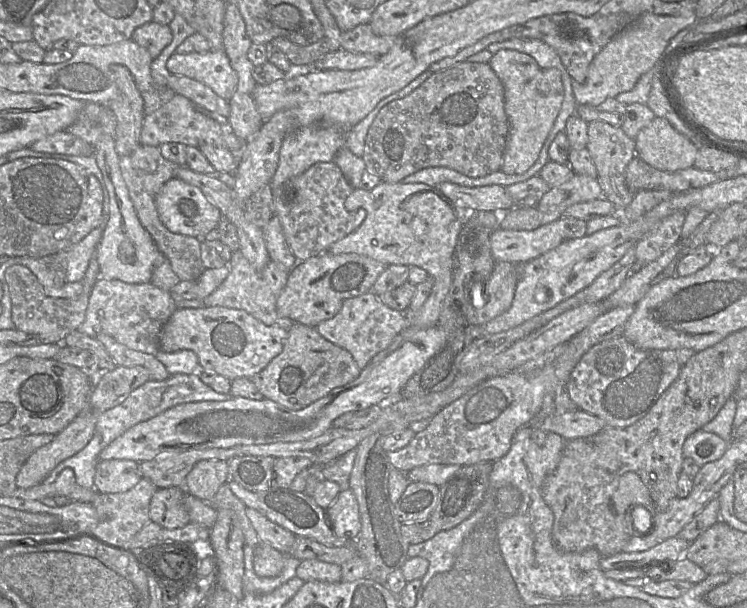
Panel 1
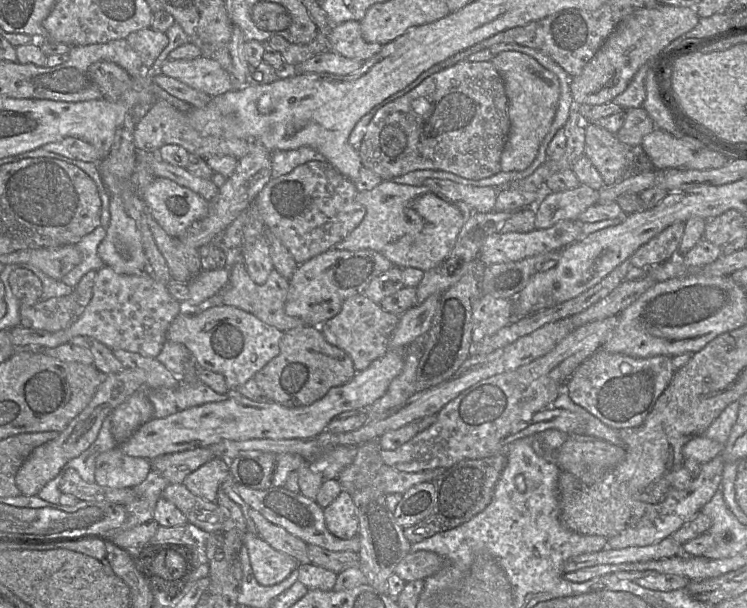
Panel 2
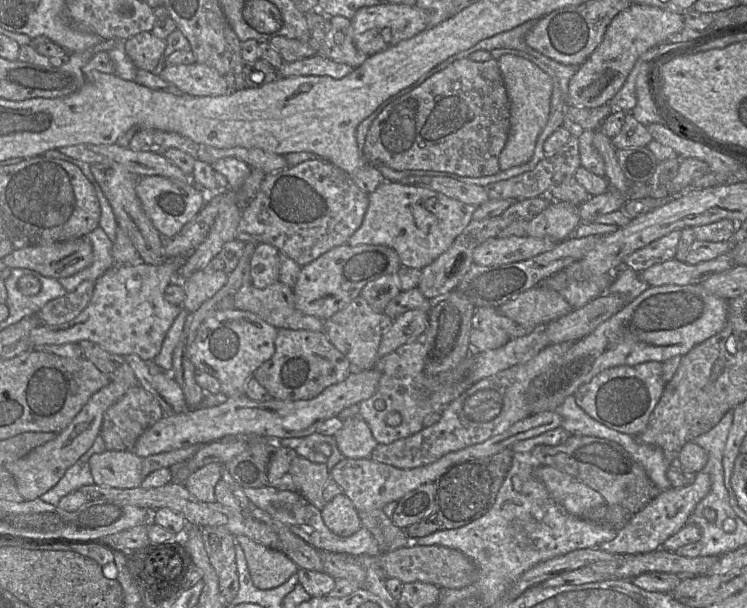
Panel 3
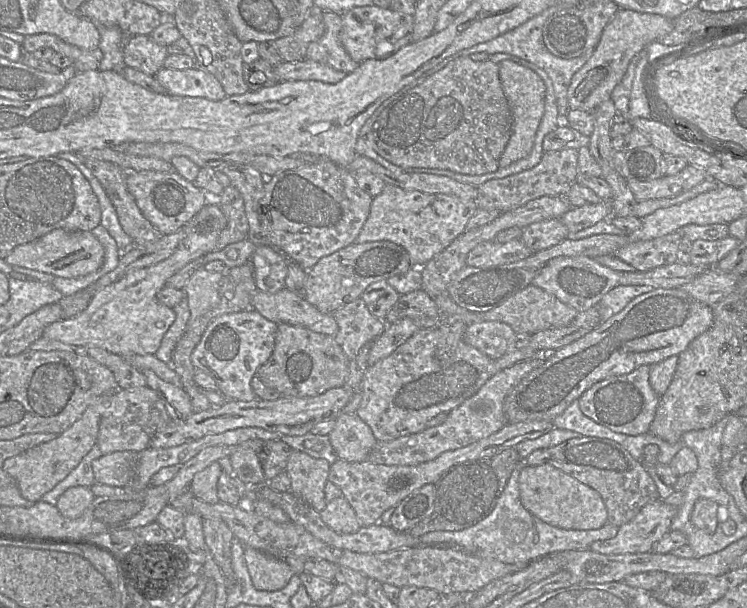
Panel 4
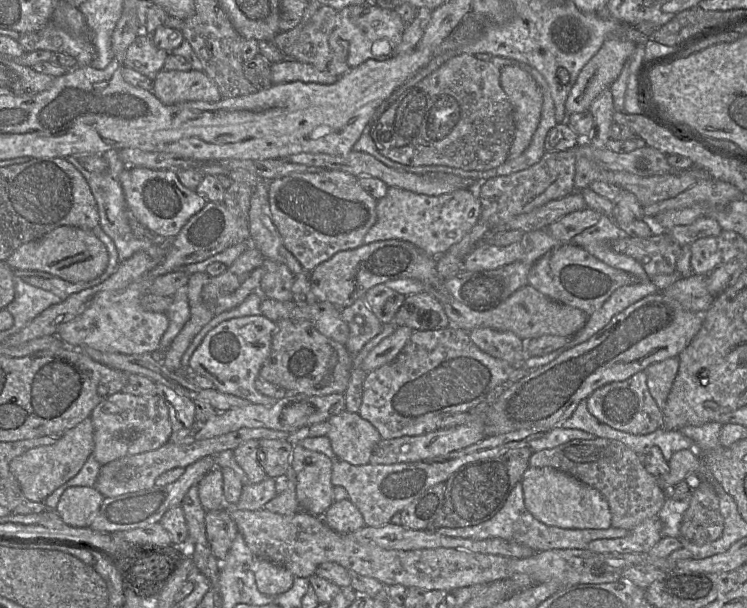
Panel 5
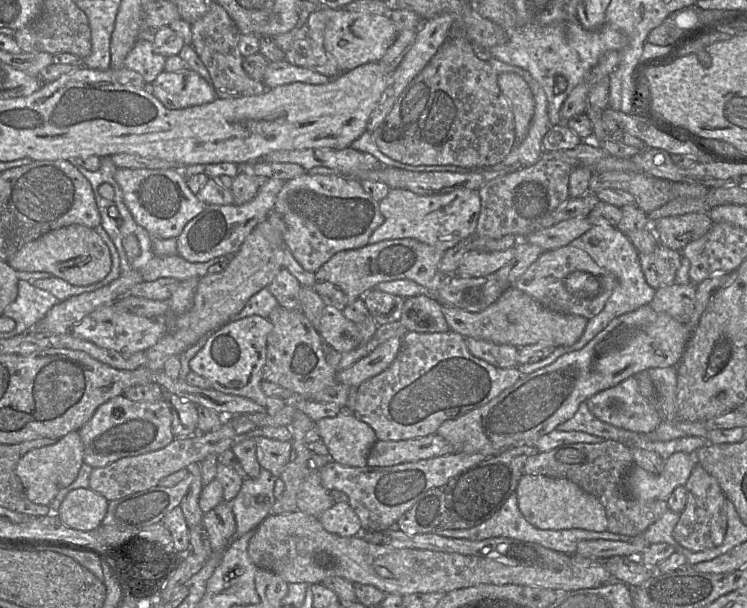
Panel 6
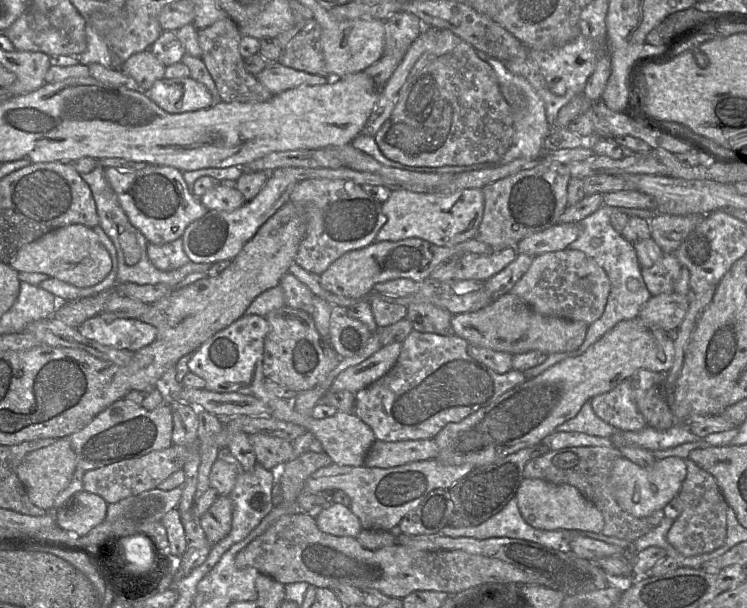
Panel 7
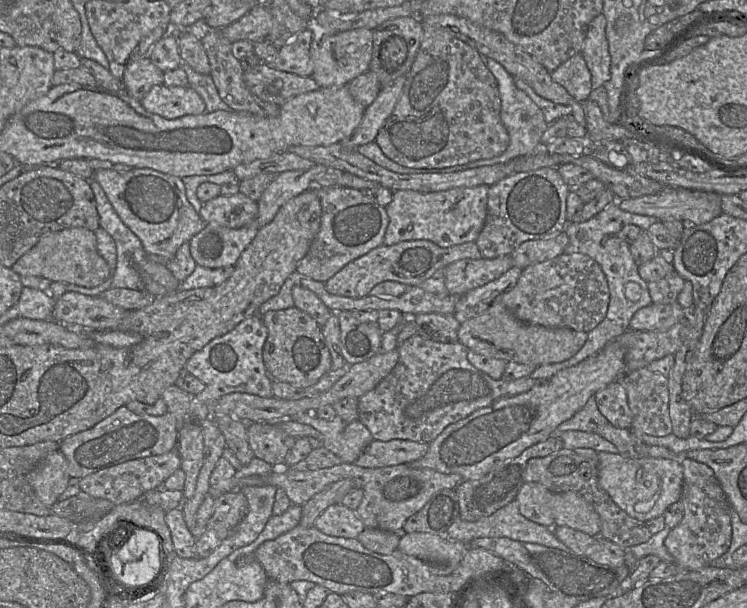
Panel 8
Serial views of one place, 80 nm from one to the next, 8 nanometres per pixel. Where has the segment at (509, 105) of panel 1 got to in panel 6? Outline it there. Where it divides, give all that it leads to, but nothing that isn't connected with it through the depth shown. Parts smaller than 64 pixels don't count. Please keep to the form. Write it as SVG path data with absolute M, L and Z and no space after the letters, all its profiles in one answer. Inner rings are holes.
M513 72L498 75L498 85L509 101L515 123L515 145L525 139L534 115L535 101L526 81Z

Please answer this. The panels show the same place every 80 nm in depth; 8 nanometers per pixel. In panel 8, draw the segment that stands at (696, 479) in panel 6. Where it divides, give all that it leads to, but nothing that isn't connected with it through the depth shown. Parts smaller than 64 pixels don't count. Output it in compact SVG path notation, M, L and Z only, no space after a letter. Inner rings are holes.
M687 457L683 458L681 463L683 465L683 486L680 501L684 507L683 518L677 526L671 529L664 543L668 552L675 558L679 570L700 570L714 566L714 562L722 557L731 545L731 505L713 469Z

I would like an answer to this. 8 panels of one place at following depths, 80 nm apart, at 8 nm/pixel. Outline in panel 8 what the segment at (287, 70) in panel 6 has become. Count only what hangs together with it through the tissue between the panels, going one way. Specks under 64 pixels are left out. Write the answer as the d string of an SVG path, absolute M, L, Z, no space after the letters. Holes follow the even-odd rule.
M264 62L244 70L244 82L254 96L278 106L297 95L319 88L311 76L281 71Z

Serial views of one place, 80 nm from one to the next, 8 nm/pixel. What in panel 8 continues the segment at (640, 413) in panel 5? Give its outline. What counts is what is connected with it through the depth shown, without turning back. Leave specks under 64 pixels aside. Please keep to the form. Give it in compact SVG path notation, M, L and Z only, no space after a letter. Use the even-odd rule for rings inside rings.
M621 380L611 382L595 393L601 414L615 427L631 429L632 412L628 405L627 392Z

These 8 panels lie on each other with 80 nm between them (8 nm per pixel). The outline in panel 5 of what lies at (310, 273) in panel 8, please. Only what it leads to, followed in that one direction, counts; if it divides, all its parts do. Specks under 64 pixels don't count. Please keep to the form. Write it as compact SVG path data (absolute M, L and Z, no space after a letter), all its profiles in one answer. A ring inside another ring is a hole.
M309 168L309 171L292 173L288 176L267 181L269 213L275 224L285 248L296 258L304 270L308 273L313 271L318 265L329 260L332 256L340 251L352 250L363 245L363 239L369 229L377 221L376 204L377 200L367 193L358 182L358 178L339 170L328 170L324 168Z

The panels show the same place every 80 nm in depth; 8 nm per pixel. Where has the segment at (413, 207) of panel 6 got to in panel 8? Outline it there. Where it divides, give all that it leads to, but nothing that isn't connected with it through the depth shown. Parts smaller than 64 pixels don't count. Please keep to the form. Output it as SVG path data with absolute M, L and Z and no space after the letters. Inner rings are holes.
M483 184L432 193L413 190L393 191L393 198L385 207L389 223L383 244L393 245L407 240L424 239L440 247L451 247L465 242L475 242L485 223L489 187Z

